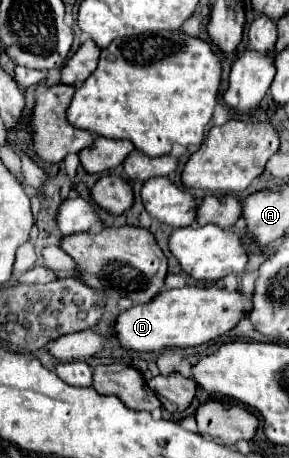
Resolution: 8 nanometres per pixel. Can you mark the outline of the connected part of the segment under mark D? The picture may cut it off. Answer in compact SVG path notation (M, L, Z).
M184 286L180 290L162 290L152 302L132 306L130 310L116 316L112 326L116 342L134 352L162 352L172 348L194 348L210 342L216 336L222 336L234 328L252 308L252 300L240 294L222 288L202 288L202 286Z

